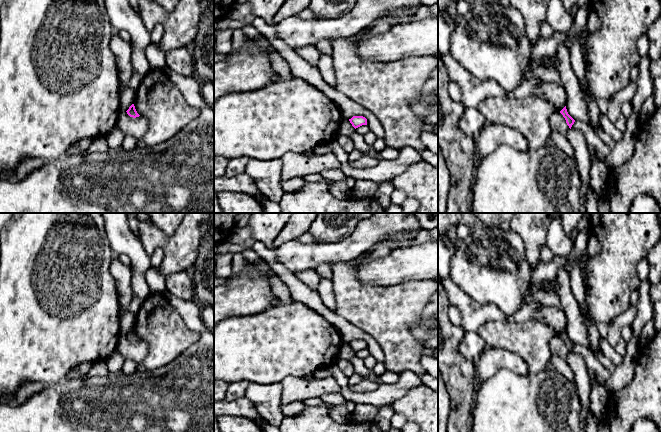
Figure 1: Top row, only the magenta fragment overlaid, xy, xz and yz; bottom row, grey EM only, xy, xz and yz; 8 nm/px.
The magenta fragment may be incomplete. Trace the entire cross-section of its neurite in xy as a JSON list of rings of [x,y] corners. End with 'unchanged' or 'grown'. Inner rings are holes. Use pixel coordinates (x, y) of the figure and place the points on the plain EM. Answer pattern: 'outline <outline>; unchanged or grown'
outline [[[134,328],[126,336],[119,336],[116,345],[117,352],[126,359],[133,359],[139,366],[148,354],[148,349],[148,344],[137,337]]]; grown

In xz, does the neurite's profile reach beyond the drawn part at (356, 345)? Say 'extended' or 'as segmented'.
extended

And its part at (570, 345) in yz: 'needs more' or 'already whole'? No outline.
needs more

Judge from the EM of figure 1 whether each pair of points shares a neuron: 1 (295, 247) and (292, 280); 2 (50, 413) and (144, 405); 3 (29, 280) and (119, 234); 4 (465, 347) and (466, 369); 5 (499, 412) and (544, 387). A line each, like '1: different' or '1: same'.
1: different
2: same
3: different
4: different
5: same

